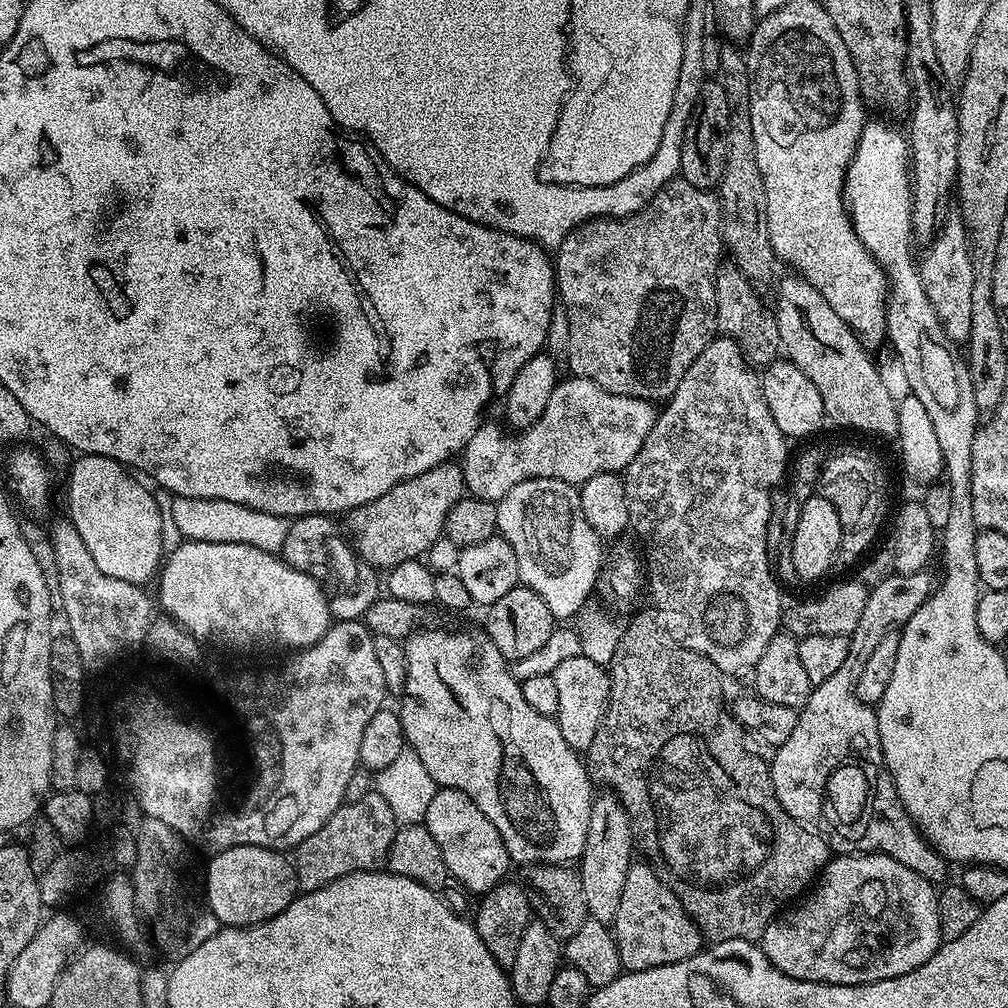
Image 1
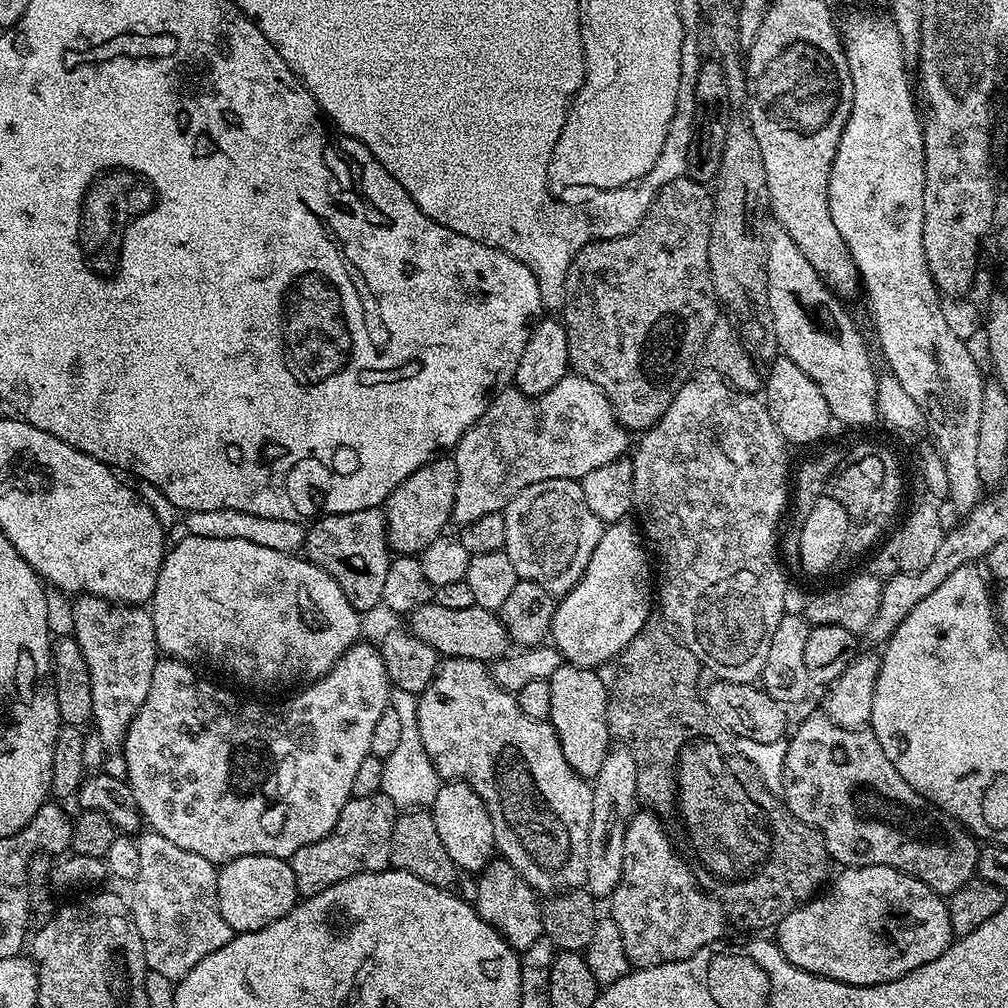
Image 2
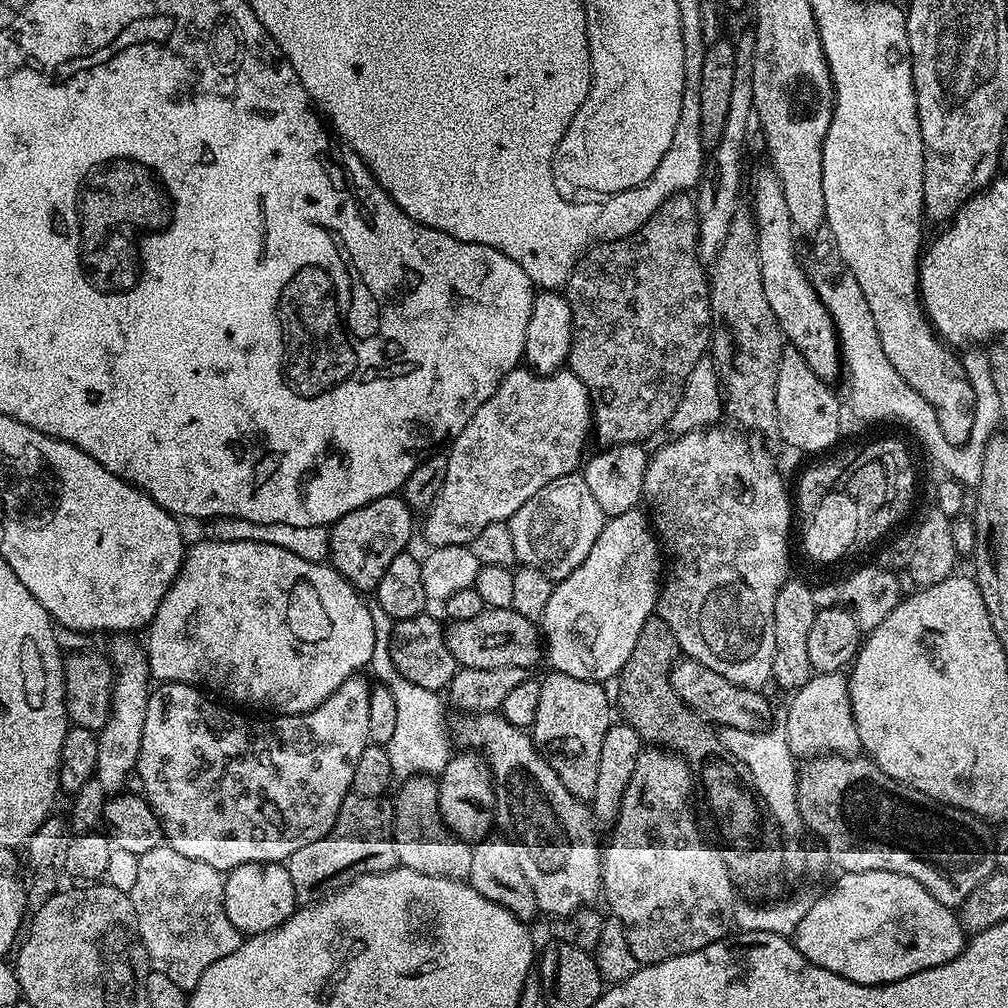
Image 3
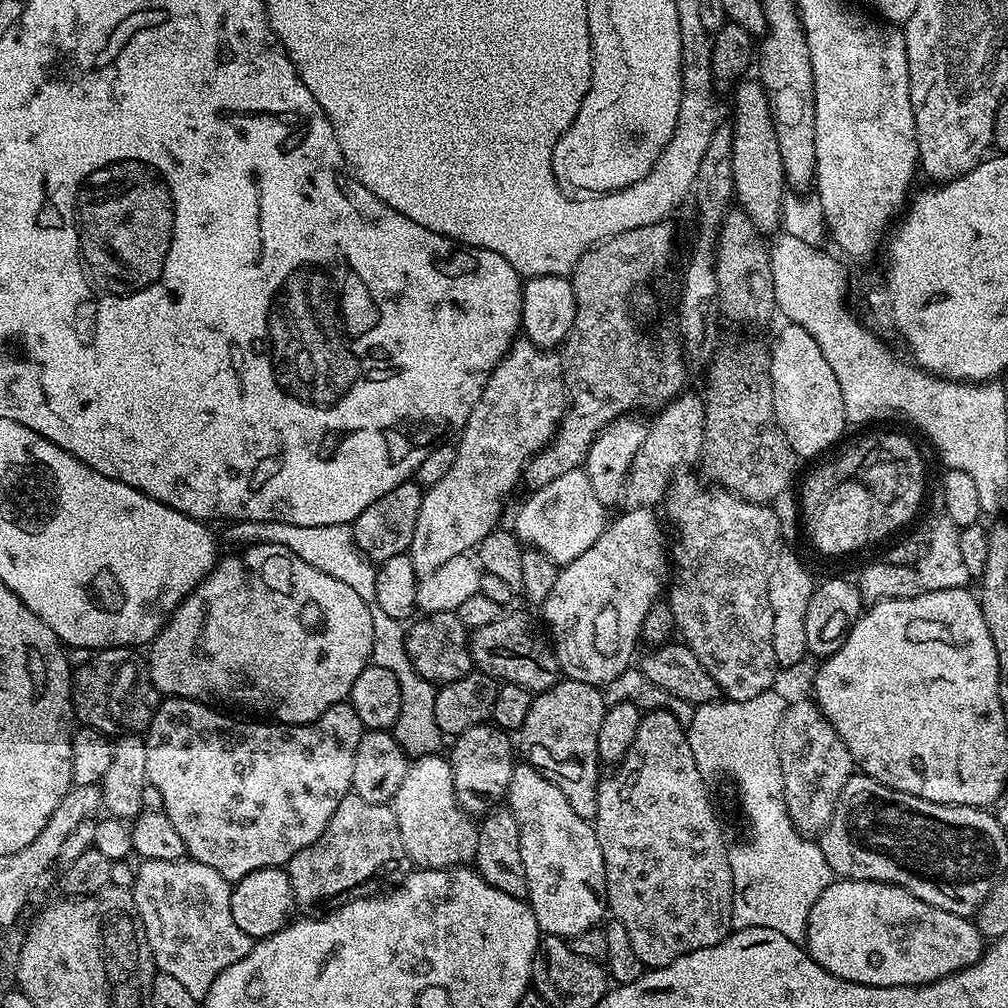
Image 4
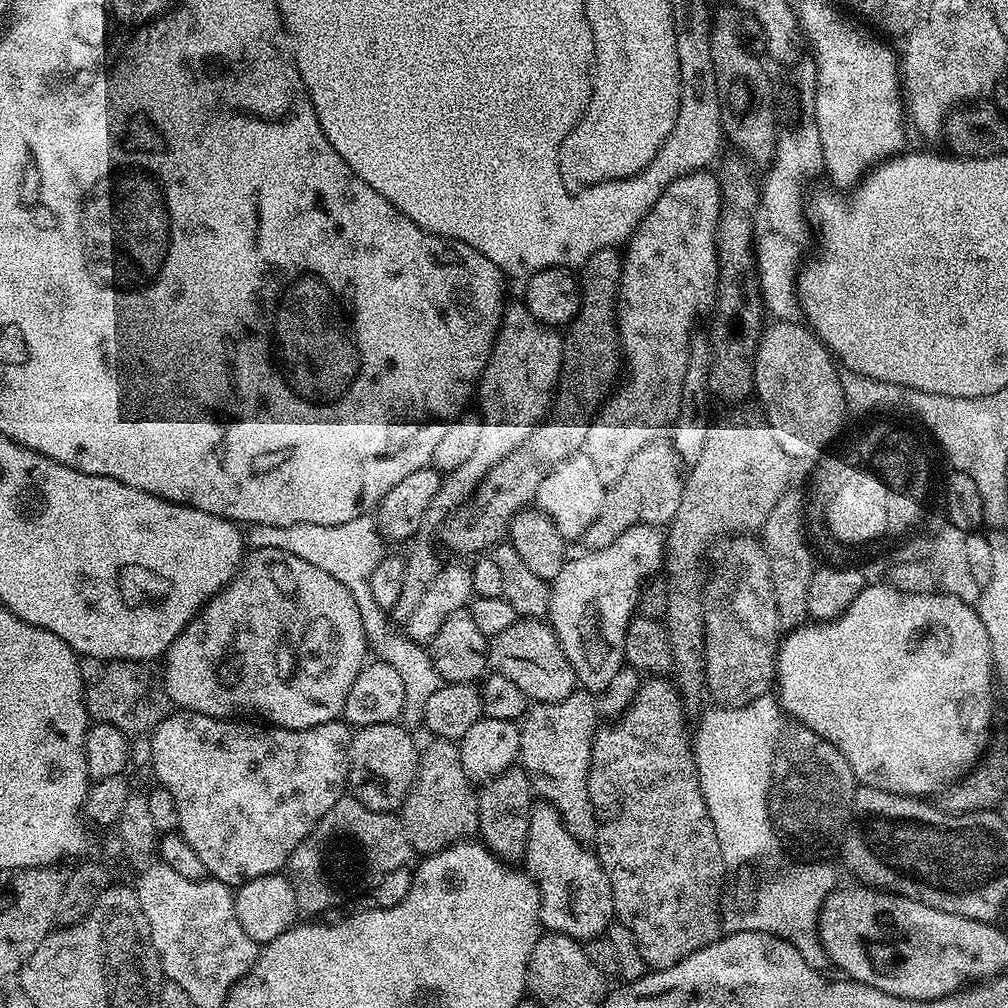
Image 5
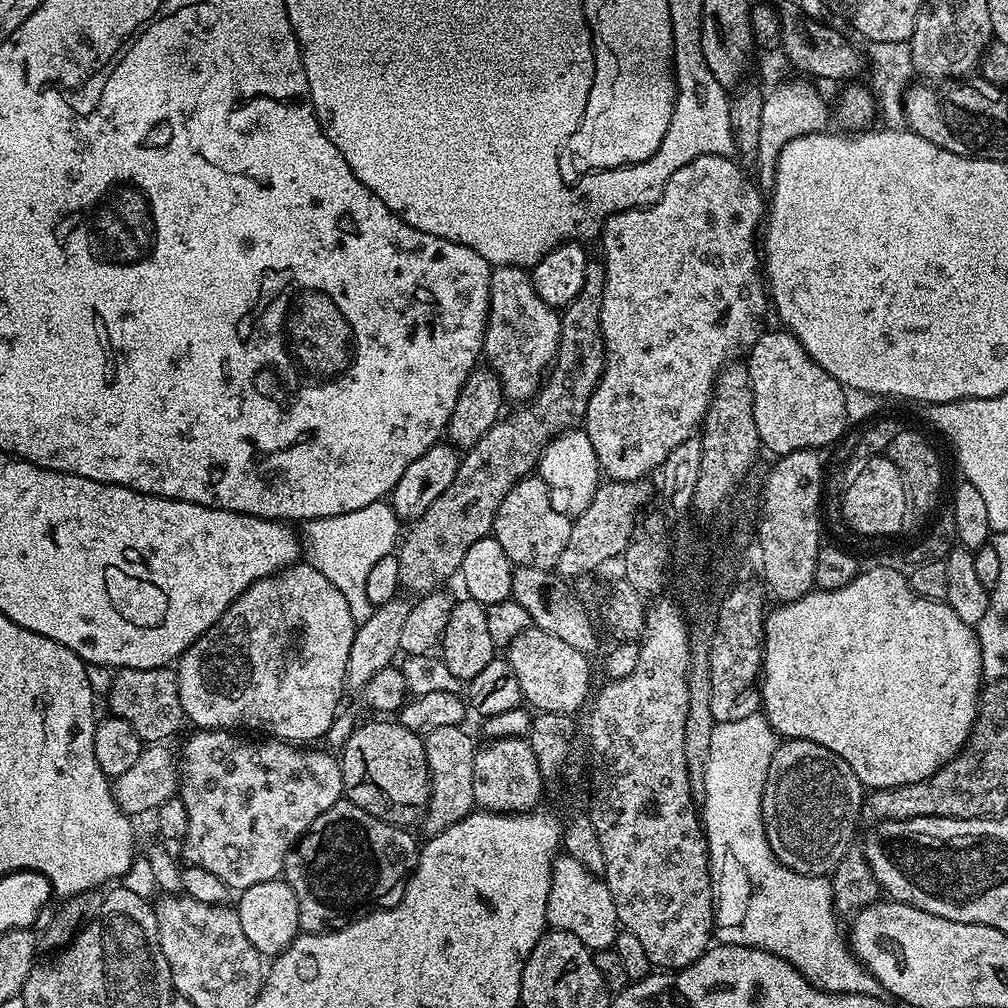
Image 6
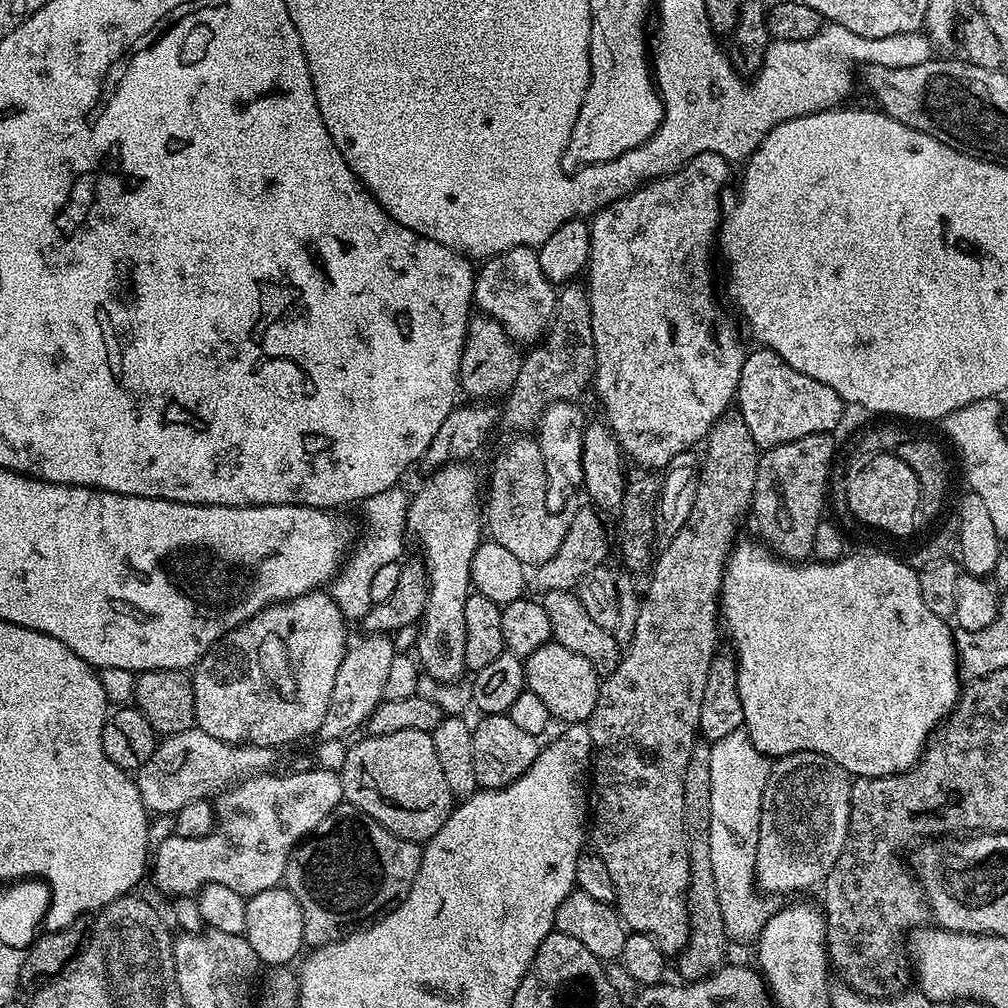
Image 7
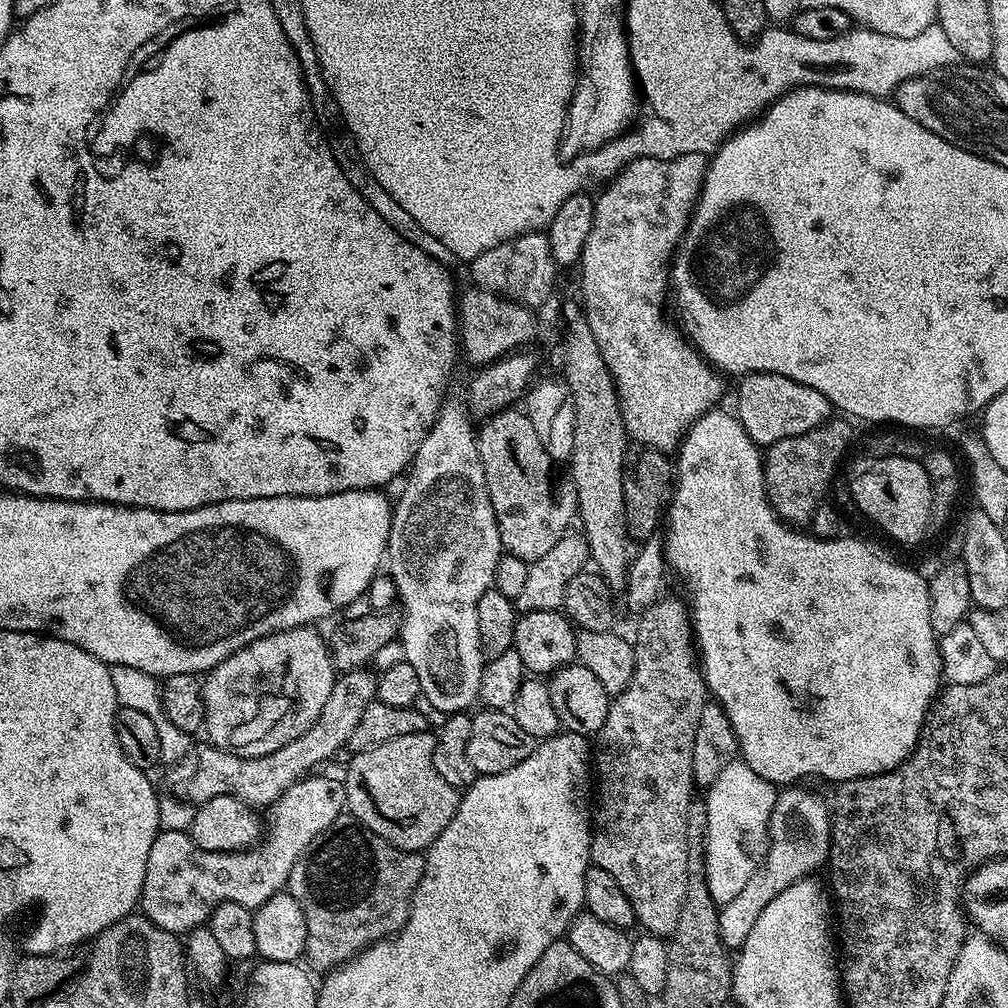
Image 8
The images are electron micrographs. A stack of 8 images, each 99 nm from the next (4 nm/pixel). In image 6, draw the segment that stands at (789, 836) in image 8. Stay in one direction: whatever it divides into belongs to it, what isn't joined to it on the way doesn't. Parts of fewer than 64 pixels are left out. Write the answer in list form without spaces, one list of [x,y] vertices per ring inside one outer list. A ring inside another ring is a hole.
[[[785,739],[783,742],[777,743],[770,761],[769,773],[766,774],[761,802],[762,822],[765,824],[766,838],[769,840],[770,850],[776,855],[777,862],[784,865],[785,868],[796,871],[798,875],[828,876],[835,872],[837,866],[842,862],[842,858],[847,856],[853,847],[852,839],[856,836],[856,823],[859,822],[860,816],[862,817],[865,795],[866,789],[861,784],[858,774],[854,774],[854,770],[850,770],[850,762],[838,758],[838,754],[834,754],[834,750],[826,750],[826,746],[818,746],[818,742],[810,742],[809,740]]]

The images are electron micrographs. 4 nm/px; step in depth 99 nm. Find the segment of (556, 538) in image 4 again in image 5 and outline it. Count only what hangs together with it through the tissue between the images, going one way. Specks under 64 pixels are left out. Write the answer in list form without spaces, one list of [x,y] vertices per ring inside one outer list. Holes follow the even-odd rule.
[[[581,450],[576,455],[566,458],[554,470],[550,470],[550,474],[546,474],[542,486],[538,486],[534,504],[551,518],[554,526],[558,526],[565,541],[579,541],[590,522],[598,518],[598,510],[602,510],[605,487],[602,478],[598,478],[598,473],[594,471],[590,458]]]

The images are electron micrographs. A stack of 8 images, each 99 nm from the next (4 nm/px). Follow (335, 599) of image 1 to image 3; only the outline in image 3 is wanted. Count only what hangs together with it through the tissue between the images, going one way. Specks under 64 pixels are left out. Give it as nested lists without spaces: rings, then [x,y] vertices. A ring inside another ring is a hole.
[[[400,494],[383,496],[366,506],[358,506],[358,510],[350,510],[350,514],[338,518],[331,525],[328,534],[328,560],[331,567],[345,576],[361,593],[375,593],[390,562],[394,562],[394,558],[398,558],[398,554],[409,547],[412,516],[414,510]]]

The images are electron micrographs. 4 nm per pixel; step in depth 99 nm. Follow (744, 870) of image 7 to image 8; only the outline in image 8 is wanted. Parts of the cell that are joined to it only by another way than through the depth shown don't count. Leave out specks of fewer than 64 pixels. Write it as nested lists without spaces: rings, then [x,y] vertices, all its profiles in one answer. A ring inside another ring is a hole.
[[[733,760],[723,767],[707,789],[707,798],[704,798],[707,814],[705,876],[711,896],[717,903],[732,901],[749,881],[756,864],[753,857],[756,853],[759,855],[762,846],[769,841],[769,818],[772,817],[777,795],[777,787],[758,778],[743,760]]]

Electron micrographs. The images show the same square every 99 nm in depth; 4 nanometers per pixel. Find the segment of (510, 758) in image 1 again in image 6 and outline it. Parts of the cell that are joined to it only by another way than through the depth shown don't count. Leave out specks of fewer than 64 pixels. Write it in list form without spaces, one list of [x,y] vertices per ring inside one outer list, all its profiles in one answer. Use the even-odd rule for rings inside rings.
[[[566,854],[557,855],[552,862],[552,885],[546,914],[548,924],[555,931],[574,934],[587,948],[593,950],[613,947],[617,931],[621,927],[615,912],[614,898],[605,881]]]

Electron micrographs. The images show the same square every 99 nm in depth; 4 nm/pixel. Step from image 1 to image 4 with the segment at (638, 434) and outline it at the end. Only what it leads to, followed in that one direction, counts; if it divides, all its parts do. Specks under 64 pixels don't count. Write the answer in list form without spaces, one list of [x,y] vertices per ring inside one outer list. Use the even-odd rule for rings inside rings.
[[[520,338],[509,348],[508,353],[498,362],[498,366],[490,374],[490,378],[486,382],[486,386],[482,390],[482,398],[478,398],[478,406],[474,406],[474,410],[470,414],[470,418],[466,422],[466,426],[458,434],[460,444],[455,445],[456,457],[454,458],[454,466],[450,466],[450,470],[446,470],[446,475],[438,482],[427,485],[424,497],[422,498],[422,506],[418,510],[418,522],[414,525],[414,538],[410,542],[406,555],[410,558],[410,562],[414,562],[414,570],[417,577],[430,575],[437,570],[438,566],[449,561],[455,555],[468,554],[475,549],[476,545],[482,542],[482,538],[486,538],[486,534],[490,534],[501,523],[500,515],[504,512],[504,503],[508,500],[508,495],[516,488],[516,483],[521,483],[524,475],[524,467],[528,465],[528,461],[532,459],[536,453],[542,451],[553,436],[556,434],[556,428],[560,425],[560,420],[564,416],[566,407],[566,393],[564,390],[564,366],[561,357],[555,351],[547,348],[539,348],[537,344],[531,344],[527,338]]]

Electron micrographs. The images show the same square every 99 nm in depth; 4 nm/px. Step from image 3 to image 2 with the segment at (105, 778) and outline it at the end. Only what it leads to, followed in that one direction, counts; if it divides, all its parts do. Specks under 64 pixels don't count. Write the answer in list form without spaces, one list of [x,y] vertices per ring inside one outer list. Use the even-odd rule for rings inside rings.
[[[87,594],[77,595],[72,609],[74,610],[74,630],[72,633],[82,650],[82,656],[86,658],[86,664],[90,666],[90,694],[94,697],[94,710],[92,711],[91,723],[93,725],[96,724],[96,736],[100,739],[102,747],[116,748],[116,750],[123,749],[124,739],[130,730],[130,722],[134,722],[134,718],[142,710],[142,704],[146,702],[146,694],[150,694],[150,678],[154,678],[154,666],[158,659],[156,635],[154,634],[154,622],[152,621],[151,611],[144,606],[114,606],[113,601],[103,600],[101,596],[90,596]]]

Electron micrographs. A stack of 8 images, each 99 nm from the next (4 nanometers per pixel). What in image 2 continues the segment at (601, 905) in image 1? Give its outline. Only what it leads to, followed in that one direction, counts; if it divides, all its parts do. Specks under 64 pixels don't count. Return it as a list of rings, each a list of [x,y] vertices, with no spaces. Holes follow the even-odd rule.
[[[623,746],[613,747],[602,762],[598,774],[591,777],[594,794],[594,814],[590,814],[590,838],[586,850],[586,878],[588,893],[597,898],[608,898],[622,878],[623,846],[626,830],[638,811],[638,770],[636,759]]]

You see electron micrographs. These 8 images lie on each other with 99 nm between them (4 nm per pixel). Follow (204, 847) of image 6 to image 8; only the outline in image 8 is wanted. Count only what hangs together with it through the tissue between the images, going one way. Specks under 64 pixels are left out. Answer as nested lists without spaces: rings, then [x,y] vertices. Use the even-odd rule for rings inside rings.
[[[320,774],[309,775],[290,786],[287,794],[276,801],[276,821],[268,841],[266,836],[259,845],[260,850],[256,848],[247,854],[207,852],[193,842],[188,832],[161,831],[150,846],[144,889],[138,901],[139,911],[162,930],[187,934],[207,925],[213,910],[220,904],[238,902],[238,906],[255,910],[274,893],[285,891],[296,859],[314,838],[318,838],[318,834],[328,831],[341,819],[340,811],[343,813],[346,808],[341,789],[332,788],[326,777],[316,775]]]

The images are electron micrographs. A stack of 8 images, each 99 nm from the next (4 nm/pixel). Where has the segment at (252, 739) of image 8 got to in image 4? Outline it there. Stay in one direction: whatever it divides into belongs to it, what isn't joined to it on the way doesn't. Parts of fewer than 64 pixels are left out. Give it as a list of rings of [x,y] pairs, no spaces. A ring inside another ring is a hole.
[[[254,544],[243,549],[241,556],[228,556],[217,559],[215,568],[212,572],[201,582],[198,587],[189,594],[187,598],[182,601],[178,607],[172,611],[172,616],[164,624],[162,631],[156,635],[156,639],[150,645],[152,656],[156,659],[156,668],[154,664],[154,679],[156,682],[156,689],[160,691],[165,697],[170,696],[185,696],[187,700],[198,700],[201,702],[207,701],[208,696],[217,696],[220,700],[260,700],[264,696],[264,712],[273,721],[282,724],[309,724],[318,719],[322,714],[326,714],[326,710],[330,710],[330,706],[335,704],[343,704],[352,695],[352,687],[354,681],[358,678],[358,674],[362,674],[362,670],[369,664],[372,658],[372,643],[374,642],[374,626],[370,622],[370,610],[368,604],[362,602],[362,598],[358,598],[357,592],[351,586],[346,586],[346,582],[338,582],[338,578],[330,578],[330,574],[322,574],[322,570],[314,570],[314,566],[310,566],[310,562],[302,562],[302,558],[298,558],[298,554],[290,554],[290,550],[286,550],[286,546],[278,546],[277,544]]]

